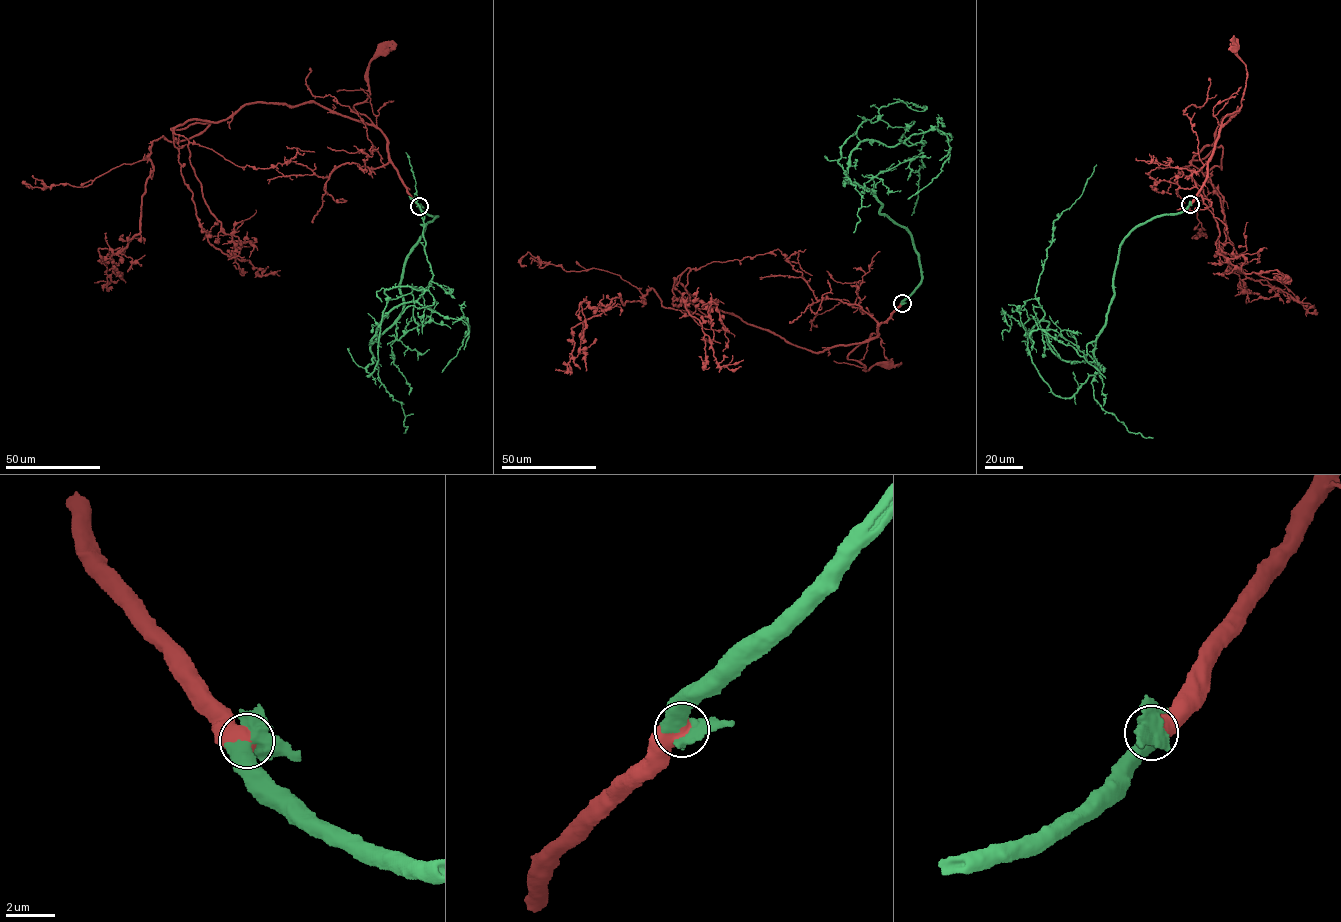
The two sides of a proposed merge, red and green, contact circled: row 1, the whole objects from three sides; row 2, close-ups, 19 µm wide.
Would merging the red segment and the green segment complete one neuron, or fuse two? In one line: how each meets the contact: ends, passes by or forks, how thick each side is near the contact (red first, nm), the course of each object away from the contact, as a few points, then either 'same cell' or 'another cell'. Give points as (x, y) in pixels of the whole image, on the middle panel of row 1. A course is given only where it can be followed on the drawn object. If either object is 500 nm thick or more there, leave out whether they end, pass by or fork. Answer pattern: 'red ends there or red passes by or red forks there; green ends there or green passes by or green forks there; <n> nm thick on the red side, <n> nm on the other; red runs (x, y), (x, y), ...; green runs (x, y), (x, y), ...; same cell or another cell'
850 nm thick on the red side, 600 nm on the other; red runs (902, 303), (881, 323), (877, 336), (865, 340), (847, 356), (865, 371), (876, 364), (888, 364); green runs (902, 303), (921, 279), (919, 259), (873, 194), (844, 181), (860, 142), (925, 141), (911, 215); same cell

